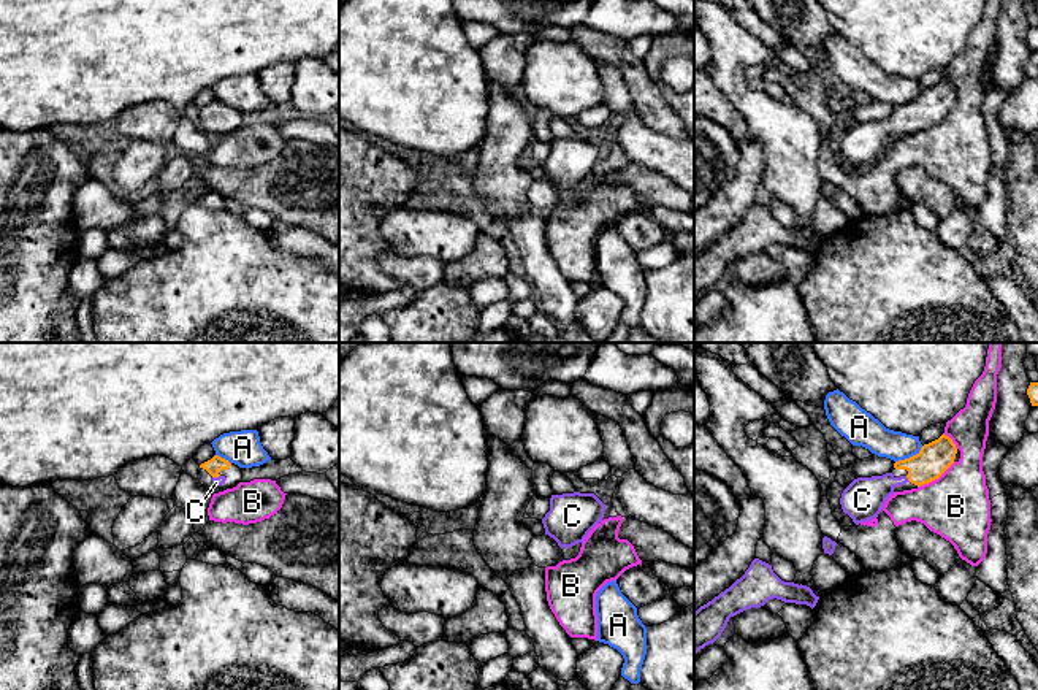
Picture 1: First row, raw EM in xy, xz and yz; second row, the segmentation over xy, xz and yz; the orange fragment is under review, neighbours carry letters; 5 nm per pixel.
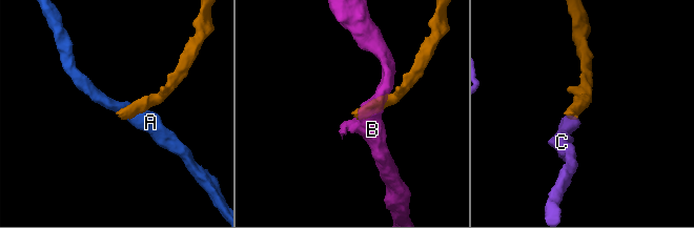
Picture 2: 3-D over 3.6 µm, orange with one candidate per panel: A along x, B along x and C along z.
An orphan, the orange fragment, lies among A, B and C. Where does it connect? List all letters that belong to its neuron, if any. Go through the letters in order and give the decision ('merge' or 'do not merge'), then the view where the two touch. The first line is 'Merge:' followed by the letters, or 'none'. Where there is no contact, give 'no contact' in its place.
Merge: C
A: do not merge; meets orange in yz
B: do not merge; meets orange in yz
C: merge; meets orange in yz

